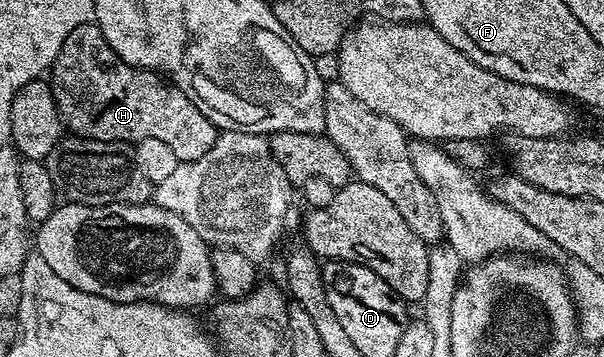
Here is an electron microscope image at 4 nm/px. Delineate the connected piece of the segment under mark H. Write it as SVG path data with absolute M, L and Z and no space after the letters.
M95 23L74 27L74 31L66 35L66 43L62 43L62 51L58 51L50 70L50 84L61 122L69 134L78 137L129 143L142 139L162 139L162 143L166 143L182 162L202 159L202 155L214 147L218 136L215 123L206 119L206 115L194 107L194 103L177 85L169 83L161 74L153 73L150 69L137 69L123 61L112 50L110 43L106 43L99 25Z

